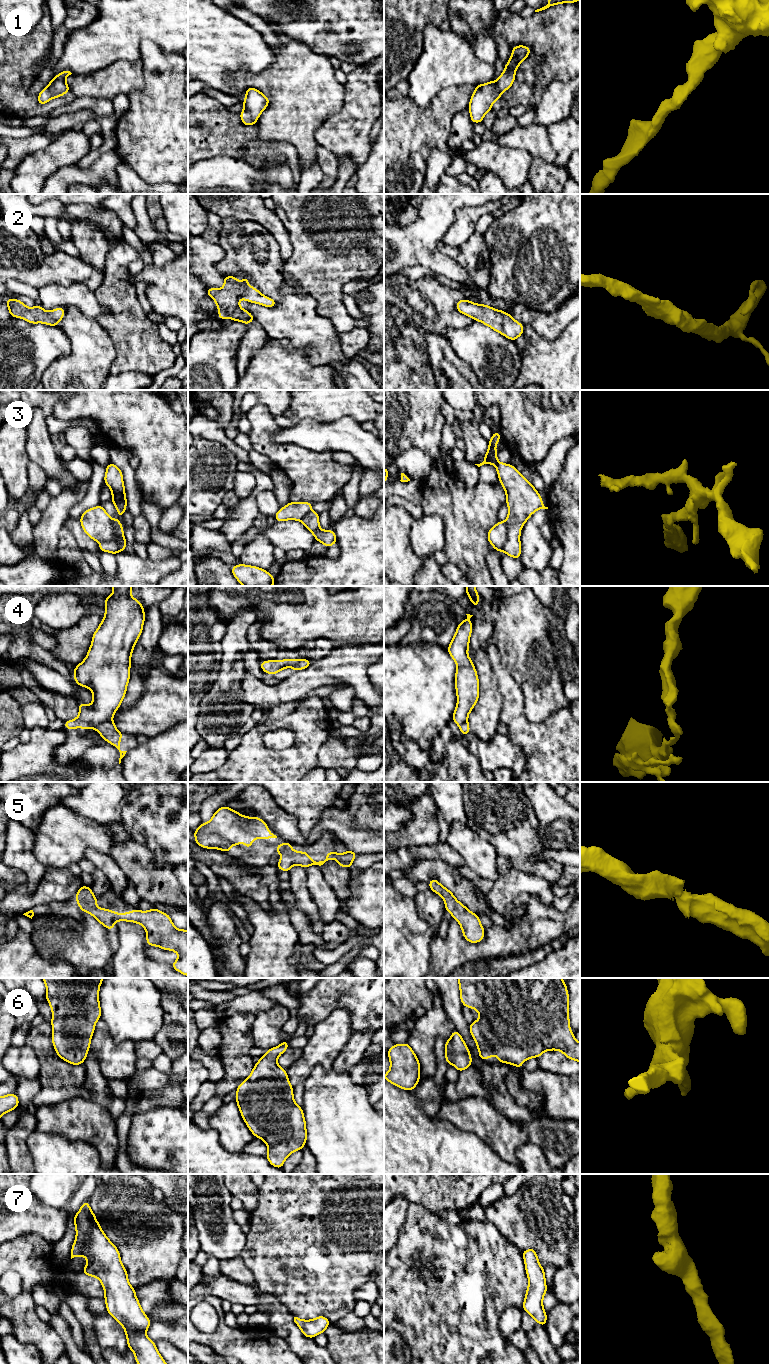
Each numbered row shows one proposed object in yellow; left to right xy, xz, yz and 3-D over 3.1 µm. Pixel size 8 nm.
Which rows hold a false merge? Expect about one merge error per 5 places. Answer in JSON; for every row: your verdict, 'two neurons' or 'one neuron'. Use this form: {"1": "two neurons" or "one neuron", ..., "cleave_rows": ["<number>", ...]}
{"1": "one neuron", "2": "one neuron", "3": "two neurons", "4": "two neurons", "5": "one neuron", "6": "one neuron", "7": "one neuron", "cleave_rows": ["3", "4"]}

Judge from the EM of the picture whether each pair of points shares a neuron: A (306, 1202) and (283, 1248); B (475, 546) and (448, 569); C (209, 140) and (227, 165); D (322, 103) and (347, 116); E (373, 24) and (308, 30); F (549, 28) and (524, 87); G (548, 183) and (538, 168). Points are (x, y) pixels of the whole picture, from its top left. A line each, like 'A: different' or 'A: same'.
A: same
B: different
C: different
D: different
E: same
F: same
G: same

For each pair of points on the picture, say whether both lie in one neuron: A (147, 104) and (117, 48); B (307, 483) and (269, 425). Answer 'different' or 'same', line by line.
A: different
B: same

